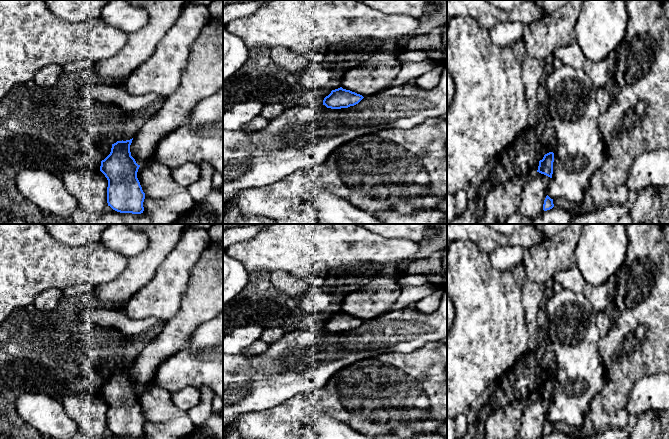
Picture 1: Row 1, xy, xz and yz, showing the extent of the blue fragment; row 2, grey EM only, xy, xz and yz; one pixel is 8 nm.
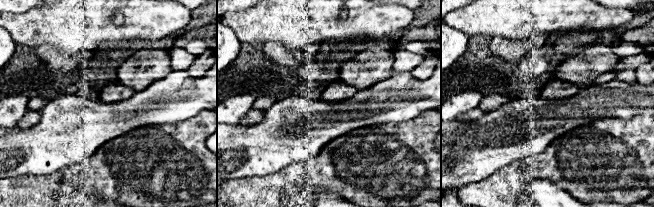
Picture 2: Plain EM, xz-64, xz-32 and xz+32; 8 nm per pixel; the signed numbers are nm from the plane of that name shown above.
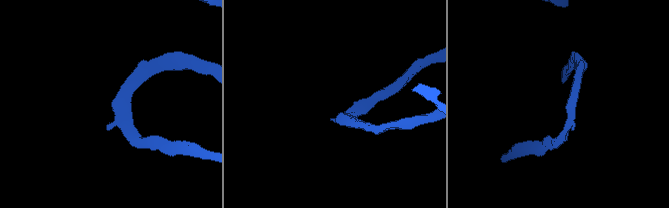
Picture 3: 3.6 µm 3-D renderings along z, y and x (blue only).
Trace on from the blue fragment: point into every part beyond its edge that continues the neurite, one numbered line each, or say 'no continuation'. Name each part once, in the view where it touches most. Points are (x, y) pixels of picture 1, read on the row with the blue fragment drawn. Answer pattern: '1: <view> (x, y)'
no continuation

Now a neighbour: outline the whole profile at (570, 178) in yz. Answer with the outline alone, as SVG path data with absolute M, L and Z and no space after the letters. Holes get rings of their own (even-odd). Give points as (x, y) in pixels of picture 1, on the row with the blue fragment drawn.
M563 65L547 76L546 89L545 109L552 119L557 141L547 195L551 199L564 198L581 203L591 176L606 160L605 142L598 126L601 113L595 97L597 88L585 71Z

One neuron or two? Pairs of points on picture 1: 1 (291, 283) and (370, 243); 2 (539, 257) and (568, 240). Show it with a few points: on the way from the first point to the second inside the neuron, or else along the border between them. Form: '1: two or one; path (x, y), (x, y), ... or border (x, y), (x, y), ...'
1: two; border (279, 270), (298, 277), (324, 275)
2: one; path (546, 257), (550, 257), (561, 247)

